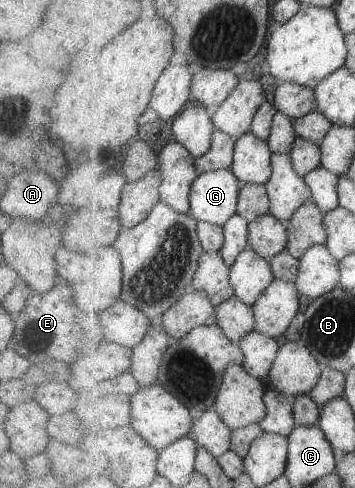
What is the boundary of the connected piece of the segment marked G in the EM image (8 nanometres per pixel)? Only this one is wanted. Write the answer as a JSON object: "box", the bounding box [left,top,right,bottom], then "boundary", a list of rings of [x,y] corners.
{"box":[191,169,244,227],"boundary":[[[231,169],[202,173],[191,188],[191,213],[198,222],[223,227],[237,214],[244,183]]]}

